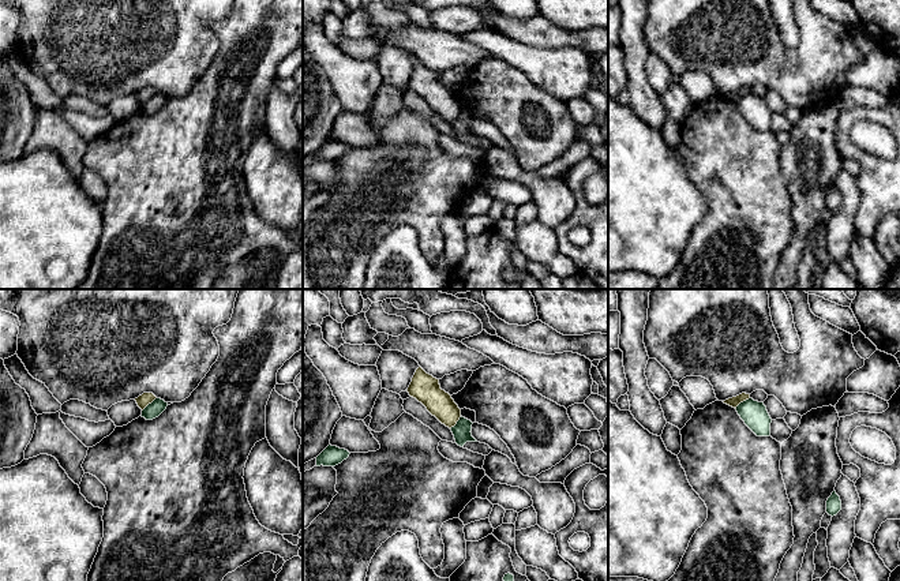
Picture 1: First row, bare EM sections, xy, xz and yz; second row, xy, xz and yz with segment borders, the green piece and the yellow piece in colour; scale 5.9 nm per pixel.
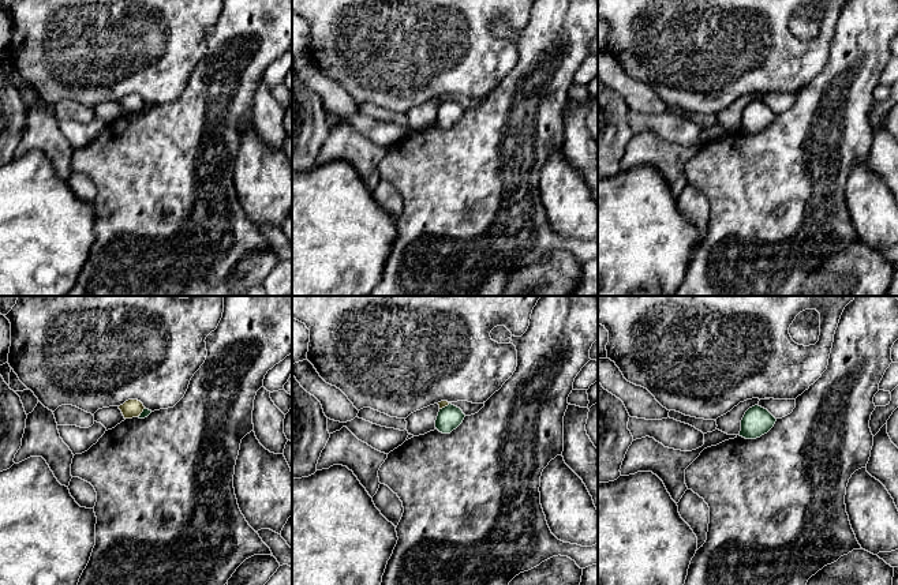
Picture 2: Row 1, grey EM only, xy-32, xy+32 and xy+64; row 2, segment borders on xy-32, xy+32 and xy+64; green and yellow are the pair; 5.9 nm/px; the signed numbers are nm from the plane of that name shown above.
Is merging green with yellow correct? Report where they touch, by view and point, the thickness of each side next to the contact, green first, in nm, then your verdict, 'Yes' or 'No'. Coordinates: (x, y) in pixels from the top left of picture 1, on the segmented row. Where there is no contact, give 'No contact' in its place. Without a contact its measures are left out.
Touches green at yz (743, 401). Thickness 150 nm (green) against 60 nm. No

